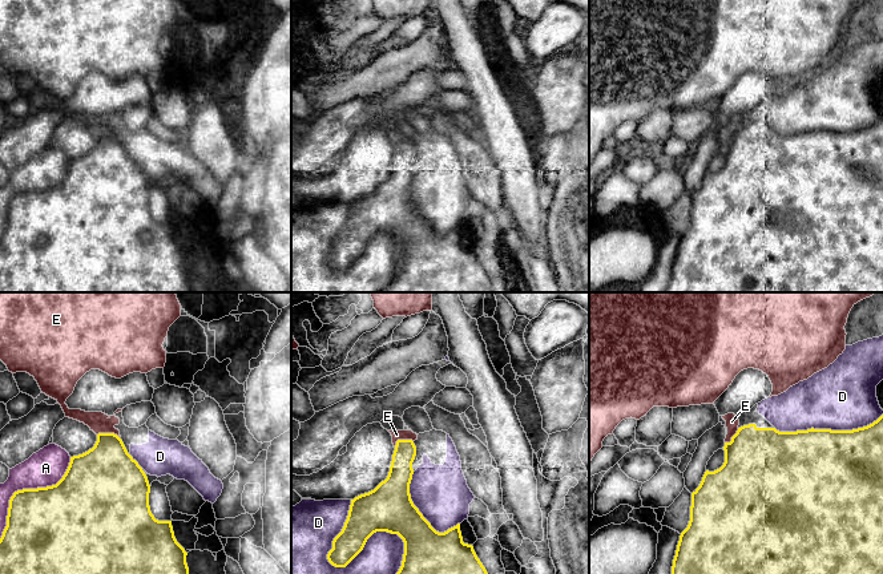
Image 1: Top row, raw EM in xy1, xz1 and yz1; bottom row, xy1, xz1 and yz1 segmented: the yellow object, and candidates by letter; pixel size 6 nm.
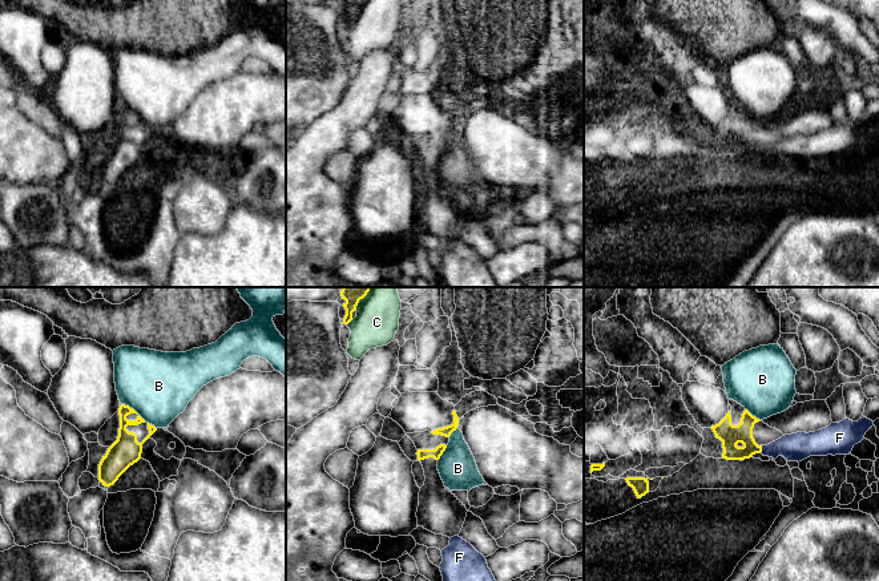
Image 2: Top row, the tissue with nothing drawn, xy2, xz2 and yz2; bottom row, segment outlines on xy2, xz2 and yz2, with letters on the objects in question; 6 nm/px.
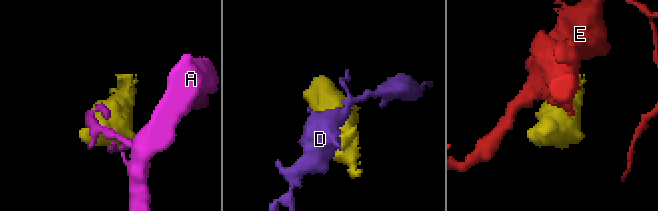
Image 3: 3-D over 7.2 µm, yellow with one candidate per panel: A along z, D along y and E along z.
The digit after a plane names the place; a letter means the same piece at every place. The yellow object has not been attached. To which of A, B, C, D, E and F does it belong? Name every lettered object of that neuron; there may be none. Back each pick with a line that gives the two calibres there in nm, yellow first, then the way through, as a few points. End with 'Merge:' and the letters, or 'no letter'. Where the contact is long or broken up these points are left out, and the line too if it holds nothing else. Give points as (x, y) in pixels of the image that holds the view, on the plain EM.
F: Thickness 130 nm (yellow) against 170 nm. Path across: yz2 (730, 137), (741, 137), (761, 152), (795, 149)
Merge: F

